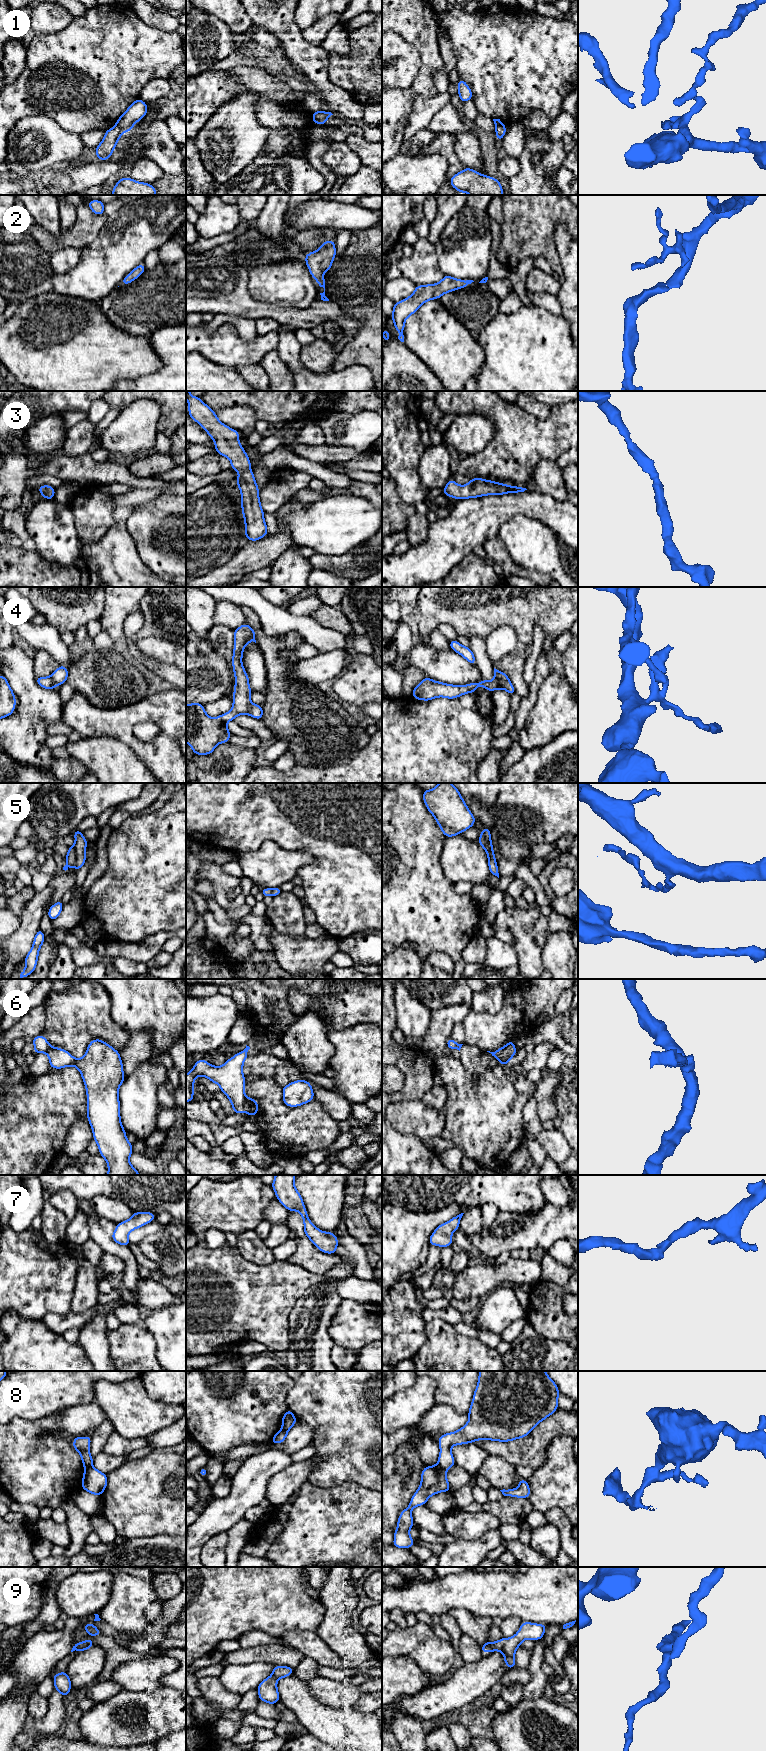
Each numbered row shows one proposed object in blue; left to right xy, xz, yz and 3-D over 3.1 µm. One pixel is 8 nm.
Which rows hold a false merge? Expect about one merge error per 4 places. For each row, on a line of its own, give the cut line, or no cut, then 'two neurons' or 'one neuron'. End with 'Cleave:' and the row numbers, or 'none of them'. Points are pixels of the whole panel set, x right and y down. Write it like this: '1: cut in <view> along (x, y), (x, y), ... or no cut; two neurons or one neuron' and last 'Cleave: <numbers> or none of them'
1: cut in xy along (116, 124), (123, 132); two neurons
2: no cut; one neuron
3: no cut; one neuron
4: cut in yz along (495, 677), (500, 680), (509, 681); two neurons
5: cut in xy along (74, 846), (75, 862), (72, 865); two neurons
6: cut in xz along (246, 1097), (244, 1111); two neurons
7: no cut; one neuron
8: cut in yz along (437, 1464), (444, 1471); two neurons
9: cut in yz along (491, 1643), (493, 1650); two neurons
Cleave: 1, 4, 5, 6, 8, 9

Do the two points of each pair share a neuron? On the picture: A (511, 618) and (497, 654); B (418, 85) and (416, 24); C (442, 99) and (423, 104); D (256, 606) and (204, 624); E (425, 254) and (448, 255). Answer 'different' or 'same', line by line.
A: different
B: same
C: same
D: different
E: different

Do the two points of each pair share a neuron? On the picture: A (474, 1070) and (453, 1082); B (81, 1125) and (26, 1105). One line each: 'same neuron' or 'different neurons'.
A: different neurons
B: different neurons

